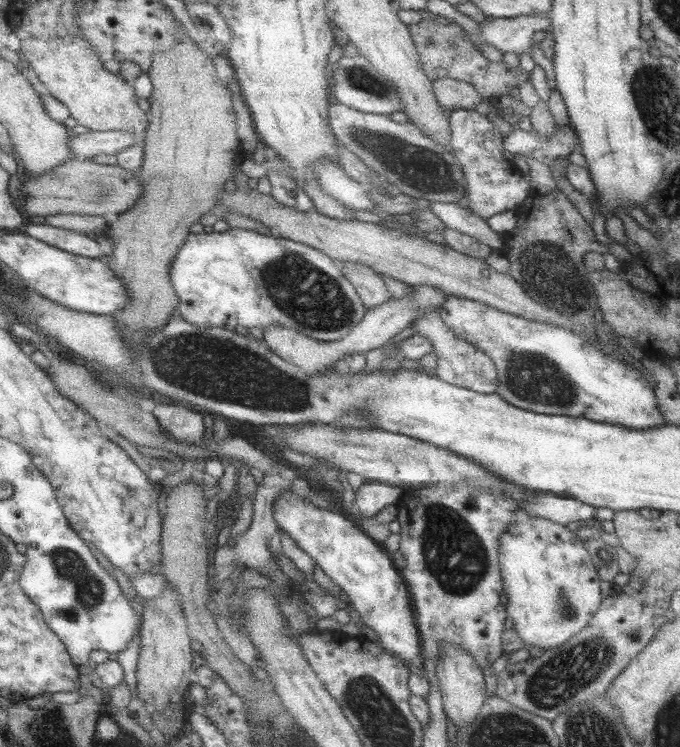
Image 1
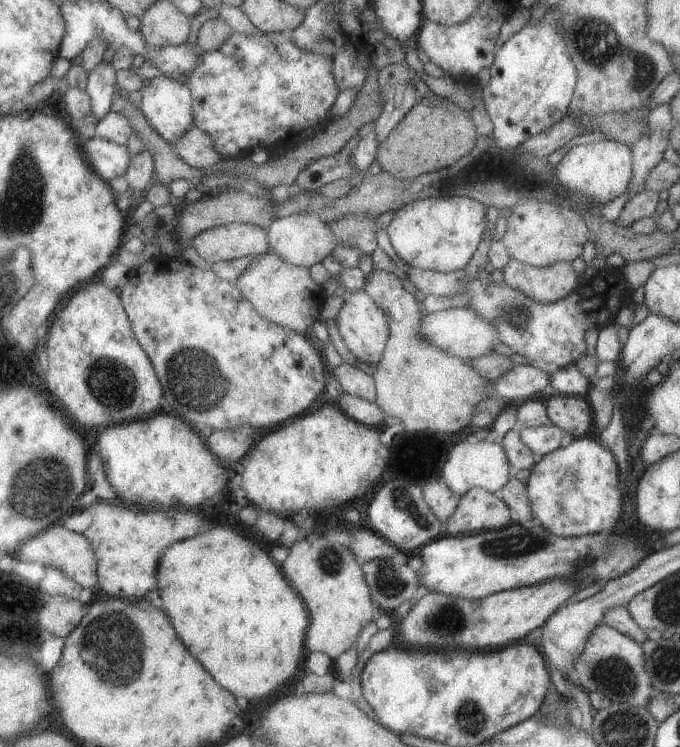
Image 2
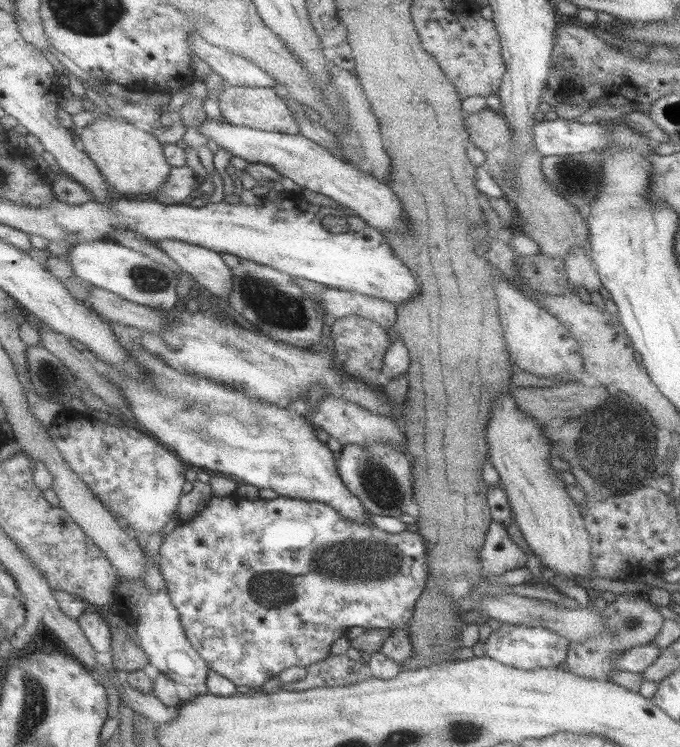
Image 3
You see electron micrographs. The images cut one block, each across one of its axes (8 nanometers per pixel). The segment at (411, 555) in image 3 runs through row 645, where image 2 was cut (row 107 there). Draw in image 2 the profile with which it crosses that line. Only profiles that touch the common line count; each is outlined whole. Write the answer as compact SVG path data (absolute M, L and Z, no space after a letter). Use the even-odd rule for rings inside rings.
M288 32L265 33L259 38L235 33L221 50L204 51L198 68L186 78L193 94L195 127L213 138L215 150L224 158L246 158L257 146L268 150L292 147L311 138L332 120L333 103L341 92L333 66L334 58L299 48Z

